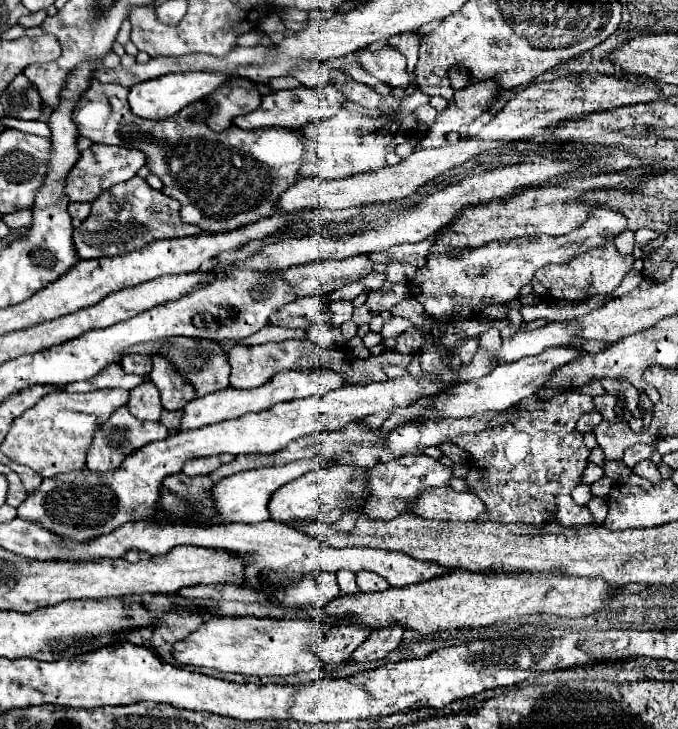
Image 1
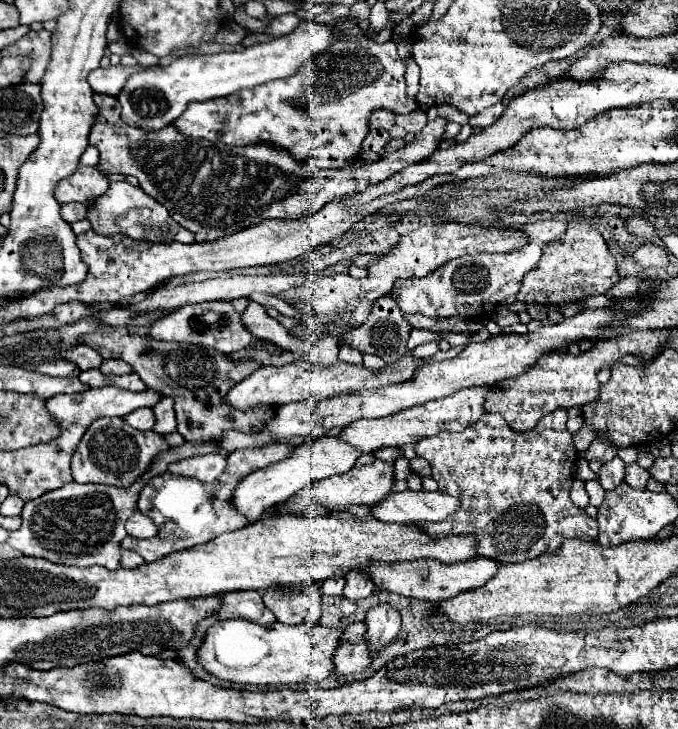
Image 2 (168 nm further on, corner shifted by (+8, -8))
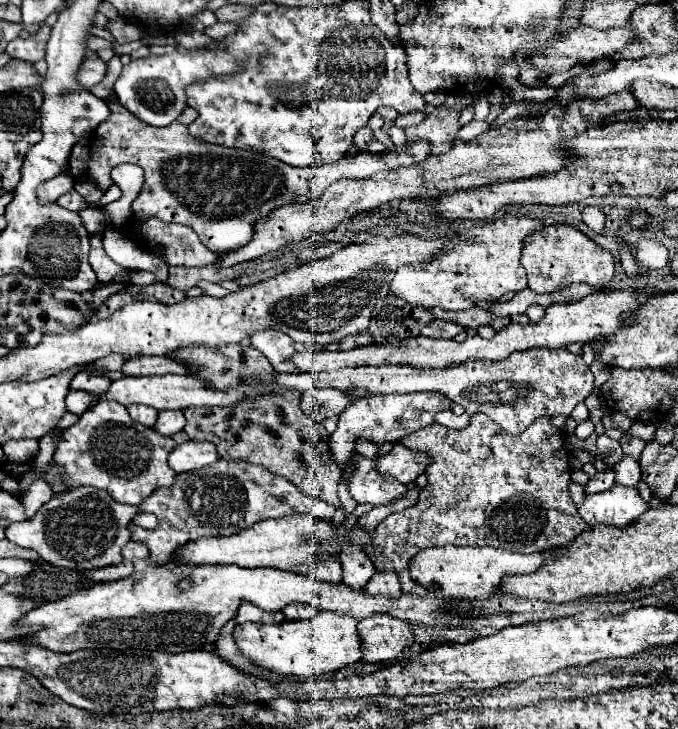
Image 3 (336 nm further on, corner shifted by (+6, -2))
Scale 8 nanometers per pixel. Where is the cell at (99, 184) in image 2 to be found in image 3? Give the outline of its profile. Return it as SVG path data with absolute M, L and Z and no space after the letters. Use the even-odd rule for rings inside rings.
M58 174L46 184L42 184L42 188L38 188L38 198L42 202L56 202L62 194L70 192L72 188L74 188L74 178L68 174Z

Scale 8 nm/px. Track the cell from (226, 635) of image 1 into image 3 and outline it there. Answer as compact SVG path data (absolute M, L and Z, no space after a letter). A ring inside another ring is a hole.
M322 610L312 620L284 620L280 624L238 624L234 640L244 658L252 664L278 672L280 676L320 676L358 662L358 630L352 616L338 616Z

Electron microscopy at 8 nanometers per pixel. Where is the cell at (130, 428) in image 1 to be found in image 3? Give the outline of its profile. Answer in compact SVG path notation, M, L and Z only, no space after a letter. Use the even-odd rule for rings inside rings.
M104 400L80 416L80 420L64 430L54 458L66 470L68 480L64 484L50 484L54 494L64 488L94 486L110 492L110 496L122 504L140 504L160 486L170 486L176 472L168 466L168 454L176 442L170 436L158 434L154 428L146 428L128 416L122 404Z

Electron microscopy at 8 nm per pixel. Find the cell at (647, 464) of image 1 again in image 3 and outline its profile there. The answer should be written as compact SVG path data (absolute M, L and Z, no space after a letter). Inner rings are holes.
M624 456L612 470L616 474L616 482L622 486L636 486L642 478L640 464L630 456Z

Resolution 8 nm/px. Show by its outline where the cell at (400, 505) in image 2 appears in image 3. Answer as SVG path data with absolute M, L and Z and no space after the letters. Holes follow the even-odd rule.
M352 456L350 462L356 462L356 470L348 476L350 494L358 504L372 504L372 506L386 506L394 500L400 500L408 494L408 486L398 480L382 480L374 470L374 460Z

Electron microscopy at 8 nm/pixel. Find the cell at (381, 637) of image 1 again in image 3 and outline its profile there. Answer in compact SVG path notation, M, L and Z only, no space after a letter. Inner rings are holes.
M374 574L370 584L366 584L364 590L372 596L396 598L400 594L400 582L398 582L398 576L392 576L392 574Z

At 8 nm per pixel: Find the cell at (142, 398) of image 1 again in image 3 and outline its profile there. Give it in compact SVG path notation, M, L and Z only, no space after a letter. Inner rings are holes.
M130 406L128 414L130 414L130 418L134 418L136 422L140 422L140 424L144 424L148 428L154 426L156 416L158 416L158 412L154 408L150 408L150 406Z

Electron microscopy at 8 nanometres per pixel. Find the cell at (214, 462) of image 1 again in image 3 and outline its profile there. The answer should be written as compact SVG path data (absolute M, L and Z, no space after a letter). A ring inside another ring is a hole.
M184 442L180 446L176 446L170 456L168 456L168 464L176 474L182 472L190 472L190 470L198 470L204 468L212 462L216 462L220 456L214 448L214 444L204 444L204 442Z

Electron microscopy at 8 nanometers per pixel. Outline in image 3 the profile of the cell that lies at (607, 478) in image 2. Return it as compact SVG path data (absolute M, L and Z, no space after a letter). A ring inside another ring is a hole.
M608 468L604 472L596 472L596 476L586 484L586 494L592 492L604 492L614 486L614 472Z

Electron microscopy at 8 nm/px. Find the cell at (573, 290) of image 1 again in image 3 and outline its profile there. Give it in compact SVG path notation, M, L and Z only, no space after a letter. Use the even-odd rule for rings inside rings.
M556 224L546 226L542 232L536 232L526 240L522 250L522 266L528 272L528 288L536 294L558 292L570 284L590 284L604 288L614 278L614 258L608 250L592 242L584 232L574 226Z

